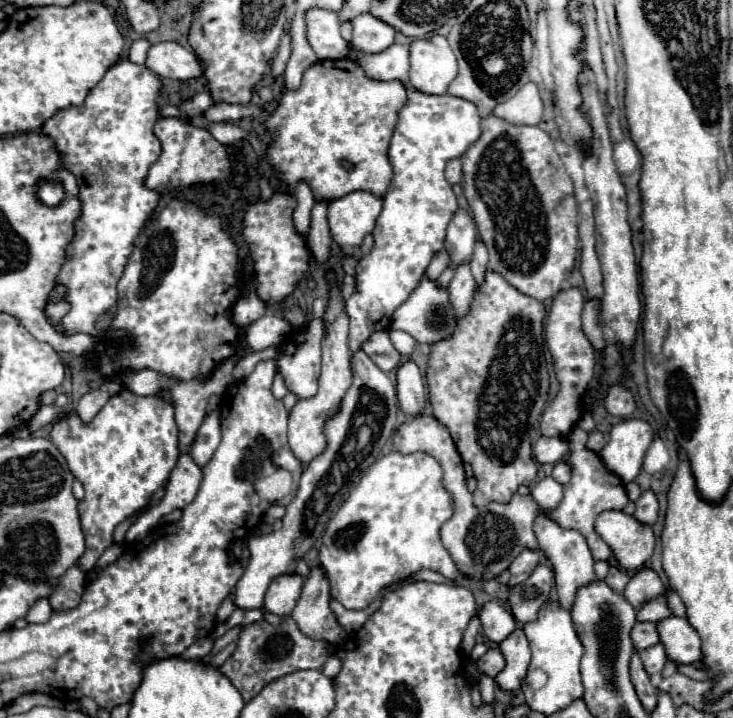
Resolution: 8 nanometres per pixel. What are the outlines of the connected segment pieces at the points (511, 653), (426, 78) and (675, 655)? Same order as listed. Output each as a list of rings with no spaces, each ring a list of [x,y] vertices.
[[[516,628],[506,640],[500,642],[500,652],[506,658],[506,668],[496,676],[502,690],[518,690],[530,664],[530,648],[522,628]]]
[[[434,34],[428,40],[410,44],[410,84],[426,94],[446,94],[448,84],[458,74],[458,62],[448,40]]]
[[[666,618],[658,624],[660,640],[666,646],[668,658],[676,660],[678,664],[690,664],[700,658],[702,654],[702,640],[694,626],[686,618]]]

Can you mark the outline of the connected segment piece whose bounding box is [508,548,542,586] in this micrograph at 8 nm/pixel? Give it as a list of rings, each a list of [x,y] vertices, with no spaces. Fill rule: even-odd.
[[[526,548],[526,550],[510,564],[510,568],[508,568],[510,574],[512,574],[508,586],[514,586],[514,584],[524,582],[540,562],[542,562],[542,552],[540,552],[540,550],[528,550],[528,548]]]

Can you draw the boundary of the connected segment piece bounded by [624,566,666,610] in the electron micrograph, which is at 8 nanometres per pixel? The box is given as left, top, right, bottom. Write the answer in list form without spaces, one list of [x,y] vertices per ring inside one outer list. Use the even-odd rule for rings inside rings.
[[[644,566],[644,568],[636,570],[624,588],[626,600],[636,610],[640,610],[640,606],[644,606],[644,602],[648,602],[648,598],[656,598],[656,594],[662,594],[662,592],[666,592],[666,588],[652,566]]]

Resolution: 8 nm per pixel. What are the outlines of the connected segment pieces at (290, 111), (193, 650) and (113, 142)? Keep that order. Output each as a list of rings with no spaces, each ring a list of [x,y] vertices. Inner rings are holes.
[[[322,60],[316,66],[310,66],[304,72],[304,82],[300,90],[282,90],[282,98],[276,104],[272,114],[266,114],[262,108],[254,106],[234,106],[234,104],[214,104],[204,112],[208,122],[236,122],[244,116],[256,116],[266,122],[266,126],[274,132],[274,144],[268,150],[268,158],[272,166],[280,174],[280,182],[284,188],[294,190],[298,180],[306,180],[314,192],[314,198],[334,200],[352,190],[368,190],[376,196],[384,196],[392,168],[388,162],[388,144],[398,122],[398,110],[406,102],[406,90],[400,82],[376,82],[370,80],[356,62],[344,60]],[[342,160],[352,162],[352,170],[344,170]]]
[[[200,638],[200,640],[196,640],[184,654],[182,654],[182,658],[190,658],[190,660],[196,660],[196,658],[204,658],[206,654],[210,654],[210,650],[212,650],[212,646],[214,646],[214,638]]]
[[[120,60],[90,90],[82,106],[60,110],[42,126],[42,132],[56,140],[64,166],[76,174],[82,200],[76,236],[68,246],[70,258],[56,278],[56,282],[66,284],[68,302],[72,304],[62,324],[56,326],[62,334],[86,332],[100,336],[96,320],[116,304],[116,284],[134,250],[134,238],[160,200],[156,192],[144,188],[148,168],[162,150],[152,132],[158,118],[156,98],[160,88],[160,78],[146,66]]]

